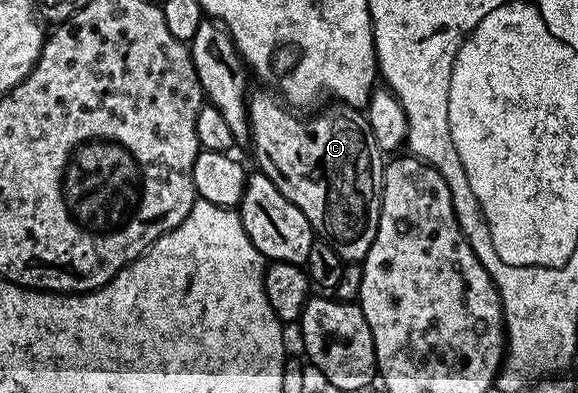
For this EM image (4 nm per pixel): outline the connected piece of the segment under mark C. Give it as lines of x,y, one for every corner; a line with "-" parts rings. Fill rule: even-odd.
253,95
248,101
250,145
252,144
252,152
256,155
255,167
265,172
270,182
274,182
274,186
278,186
278,190
282,190
282,194
286,194
286,198
290,198
290,202
294,202
294,206
306,214
313,233
327,240
328,245
344,261
362,262
378,234
386,163
385,153
381,152
370,130
367,115
359,108
336,102
328,106
332,108
309,120
299,120
295,111
285,107
275,95
272,96

